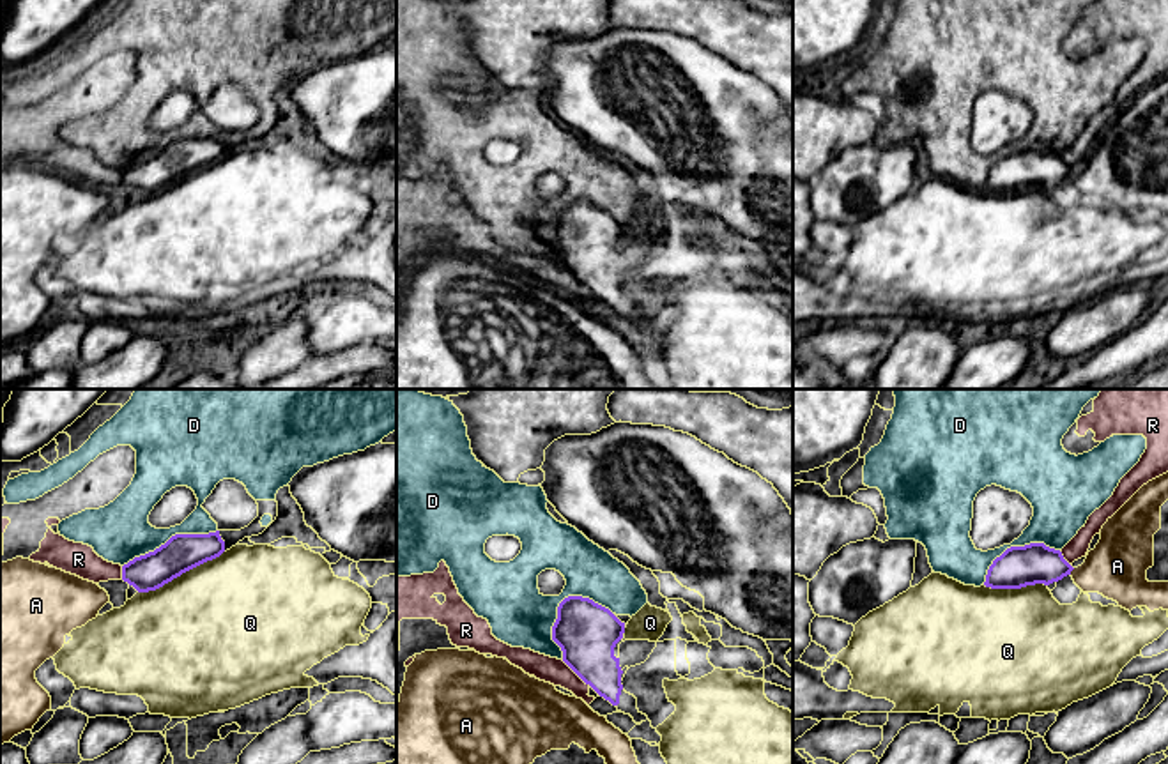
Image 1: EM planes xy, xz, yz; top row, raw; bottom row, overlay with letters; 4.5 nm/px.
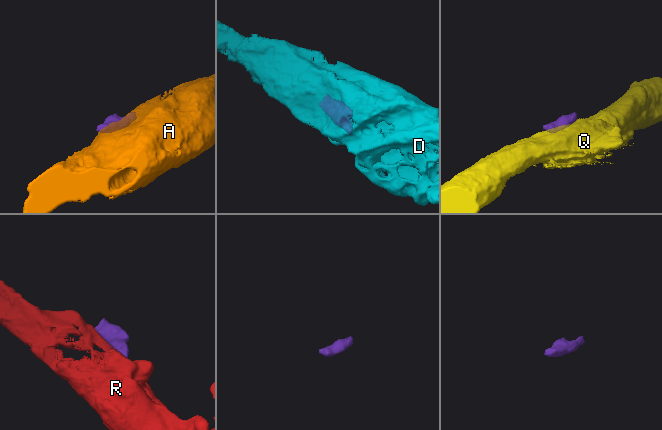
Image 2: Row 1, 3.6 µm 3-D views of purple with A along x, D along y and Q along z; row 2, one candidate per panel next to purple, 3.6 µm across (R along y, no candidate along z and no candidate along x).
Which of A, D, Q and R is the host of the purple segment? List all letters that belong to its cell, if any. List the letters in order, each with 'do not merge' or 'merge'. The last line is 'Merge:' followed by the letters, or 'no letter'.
A: do not merge
D: do not merge
Q: do not merge
R: do not merge
Merge: no letter

